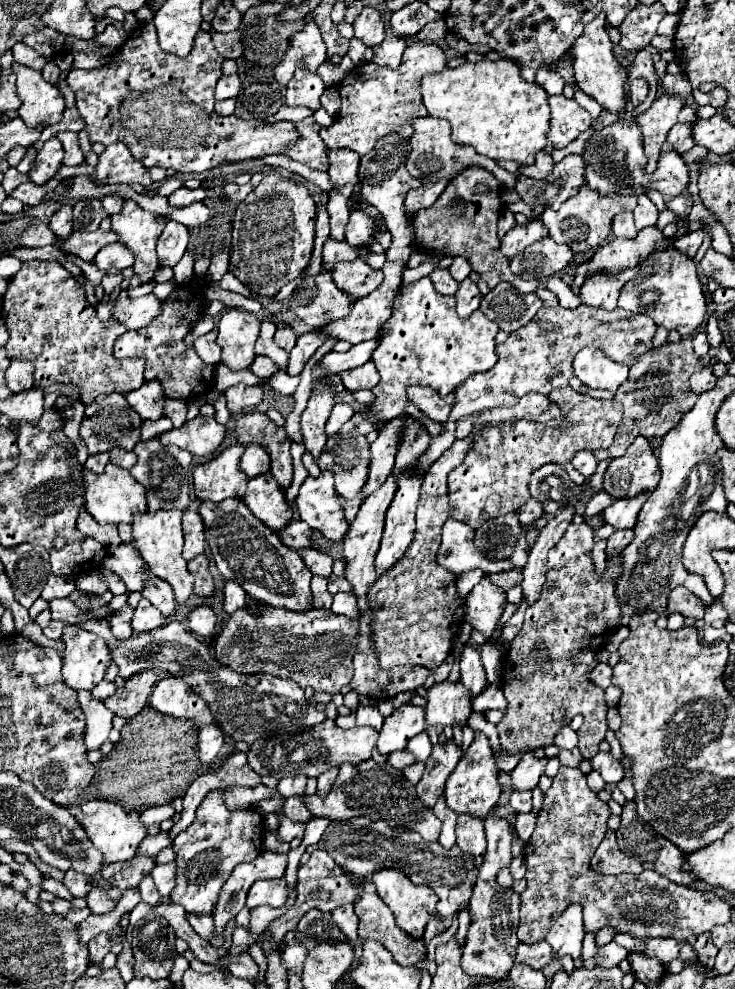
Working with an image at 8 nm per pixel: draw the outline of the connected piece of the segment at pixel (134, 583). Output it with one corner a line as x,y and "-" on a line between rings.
123,544
121,548
109,548
107,556
103,558
103,566
117,574
129,592
141,593
145,575
151,573
145,560
137,554
131,544

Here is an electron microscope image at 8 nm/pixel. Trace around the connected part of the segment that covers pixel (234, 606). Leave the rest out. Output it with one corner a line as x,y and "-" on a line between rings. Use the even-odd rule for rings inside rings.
223,580
223,612
233,614
247,606
247,592
233,580

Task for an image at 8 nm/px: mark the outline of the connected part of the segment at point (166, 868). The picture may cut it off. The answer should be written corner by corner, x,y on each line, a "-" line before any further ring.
175,862
155,866
153,872
151,872
151,876
155,880
155,886
157,886
159,894
161,896
169,896
171,890
175,888

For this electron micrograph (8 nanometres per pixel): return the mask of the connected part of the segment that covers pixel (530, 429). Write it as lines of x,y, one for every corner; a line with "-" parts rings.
555,388
553,392
565,392
563,396
553,396
551,402
563,412
563,422
547,428
535,426
527,420
517,420
511,424
483,426
473,438
473,448
467,452
465,460
449,472
449,506
451,518
479,528
501,514
521,508
529,500
527,480
529,474
543,466
545,462
567,464
579,450
601,450
609,448
613,436
623,420
623,406
617,400
595,400
587,394
579,394
567,388

